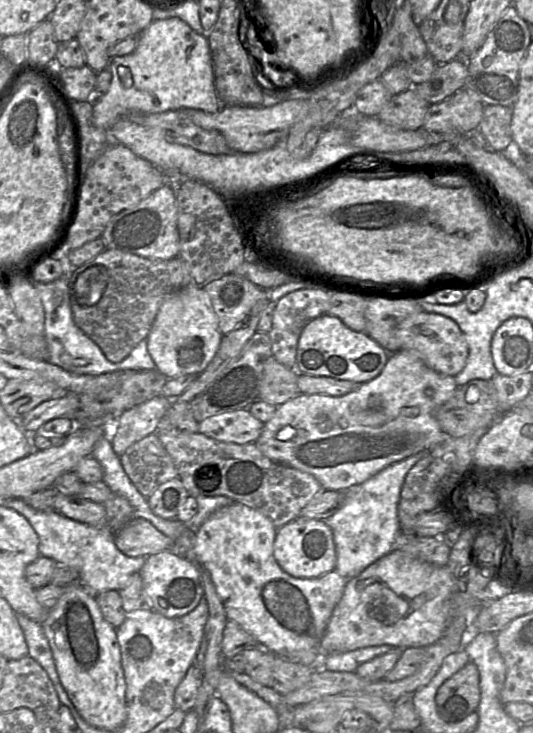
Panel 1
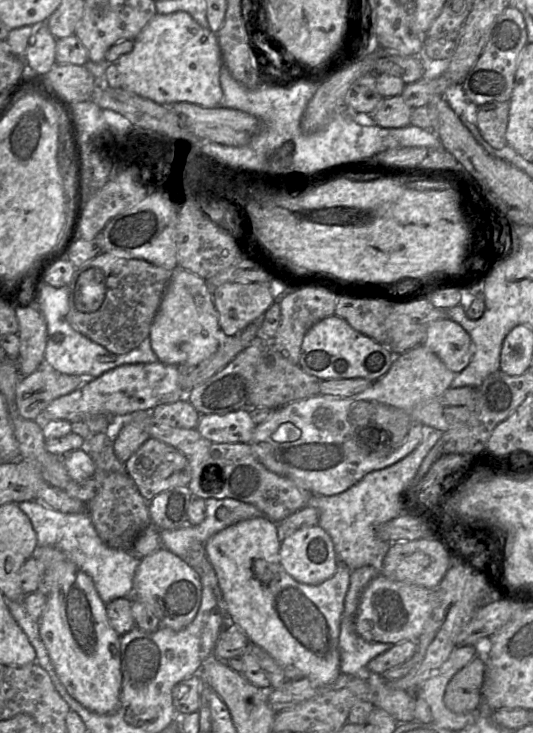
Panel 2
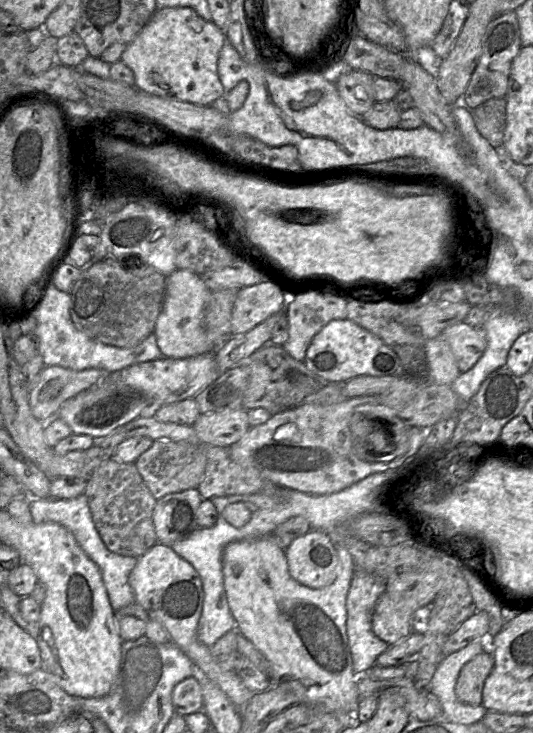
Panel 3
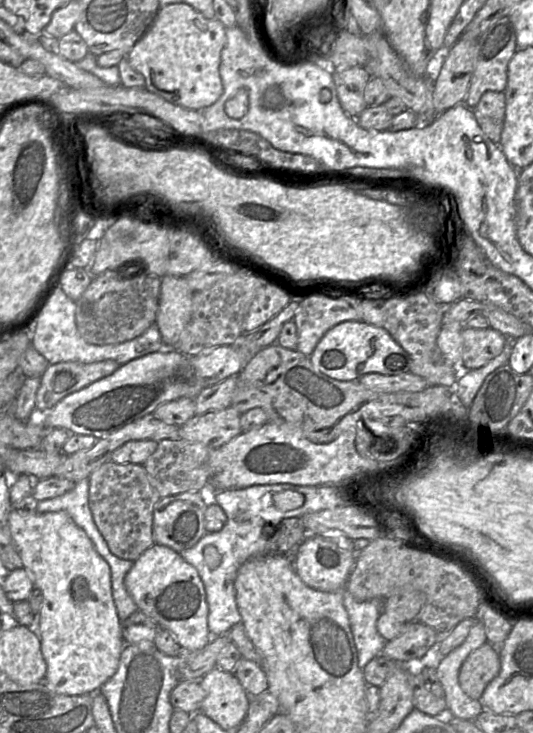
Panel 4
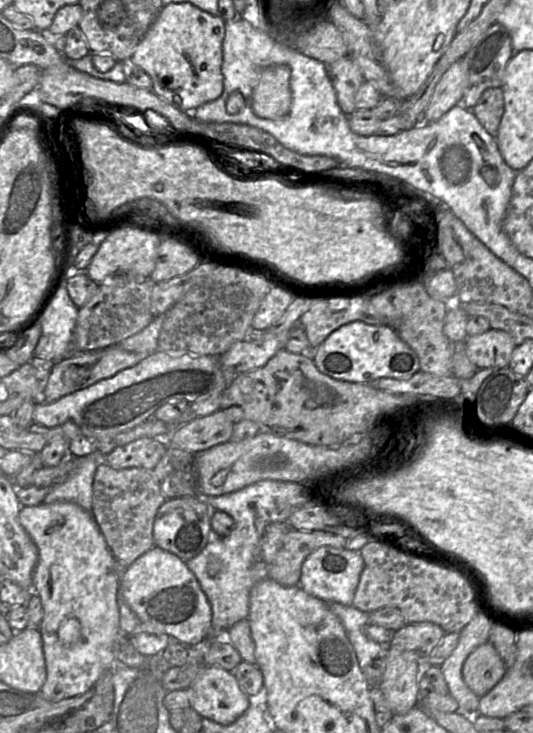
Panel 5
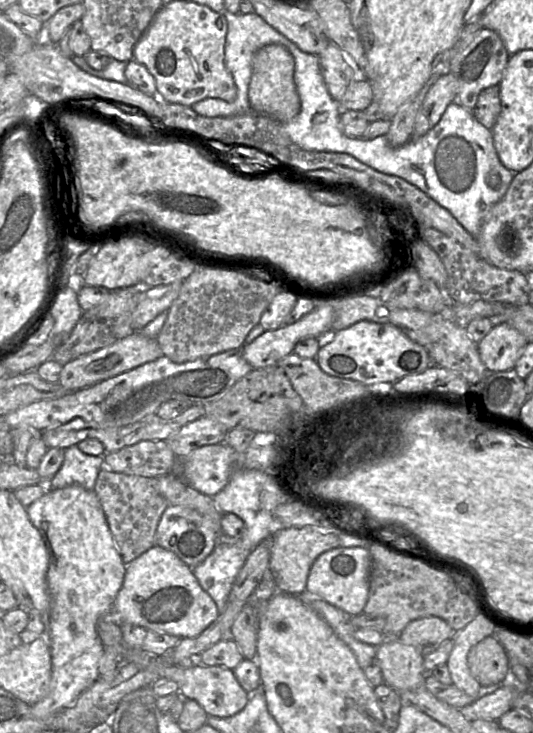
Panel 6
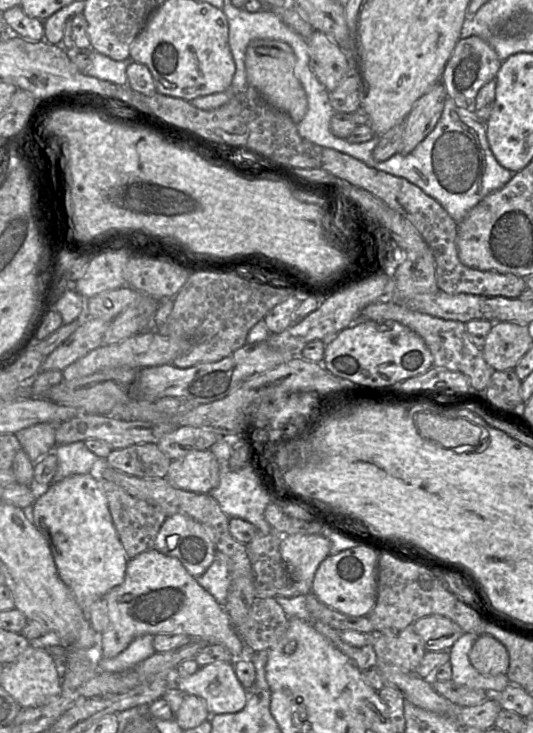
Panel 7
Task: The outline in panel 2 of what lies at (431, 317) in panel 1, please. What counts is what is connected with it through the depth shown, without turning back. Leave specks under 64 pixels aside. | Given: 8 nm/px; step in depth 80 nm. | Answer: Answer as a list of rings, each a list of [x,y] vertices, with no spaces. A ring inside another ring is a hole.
[[[450,319],[431,322],[423,345],[436,354],[455,374],[468,366],[474,353],[469,334],[462,326]]]

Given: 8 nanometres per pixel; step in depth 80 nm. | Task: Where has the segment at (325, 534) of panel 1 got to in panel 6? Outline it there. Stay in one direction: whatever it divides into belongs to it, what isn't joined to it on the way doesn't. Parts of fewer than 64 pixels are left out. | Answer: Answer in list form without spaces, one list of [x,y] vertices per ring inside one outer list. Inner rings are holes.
[[[366,547],[334,548],[322,553],[312,564],[306,592],[343,610],[348,615],[363,613],[368,600],[371,556]]]

